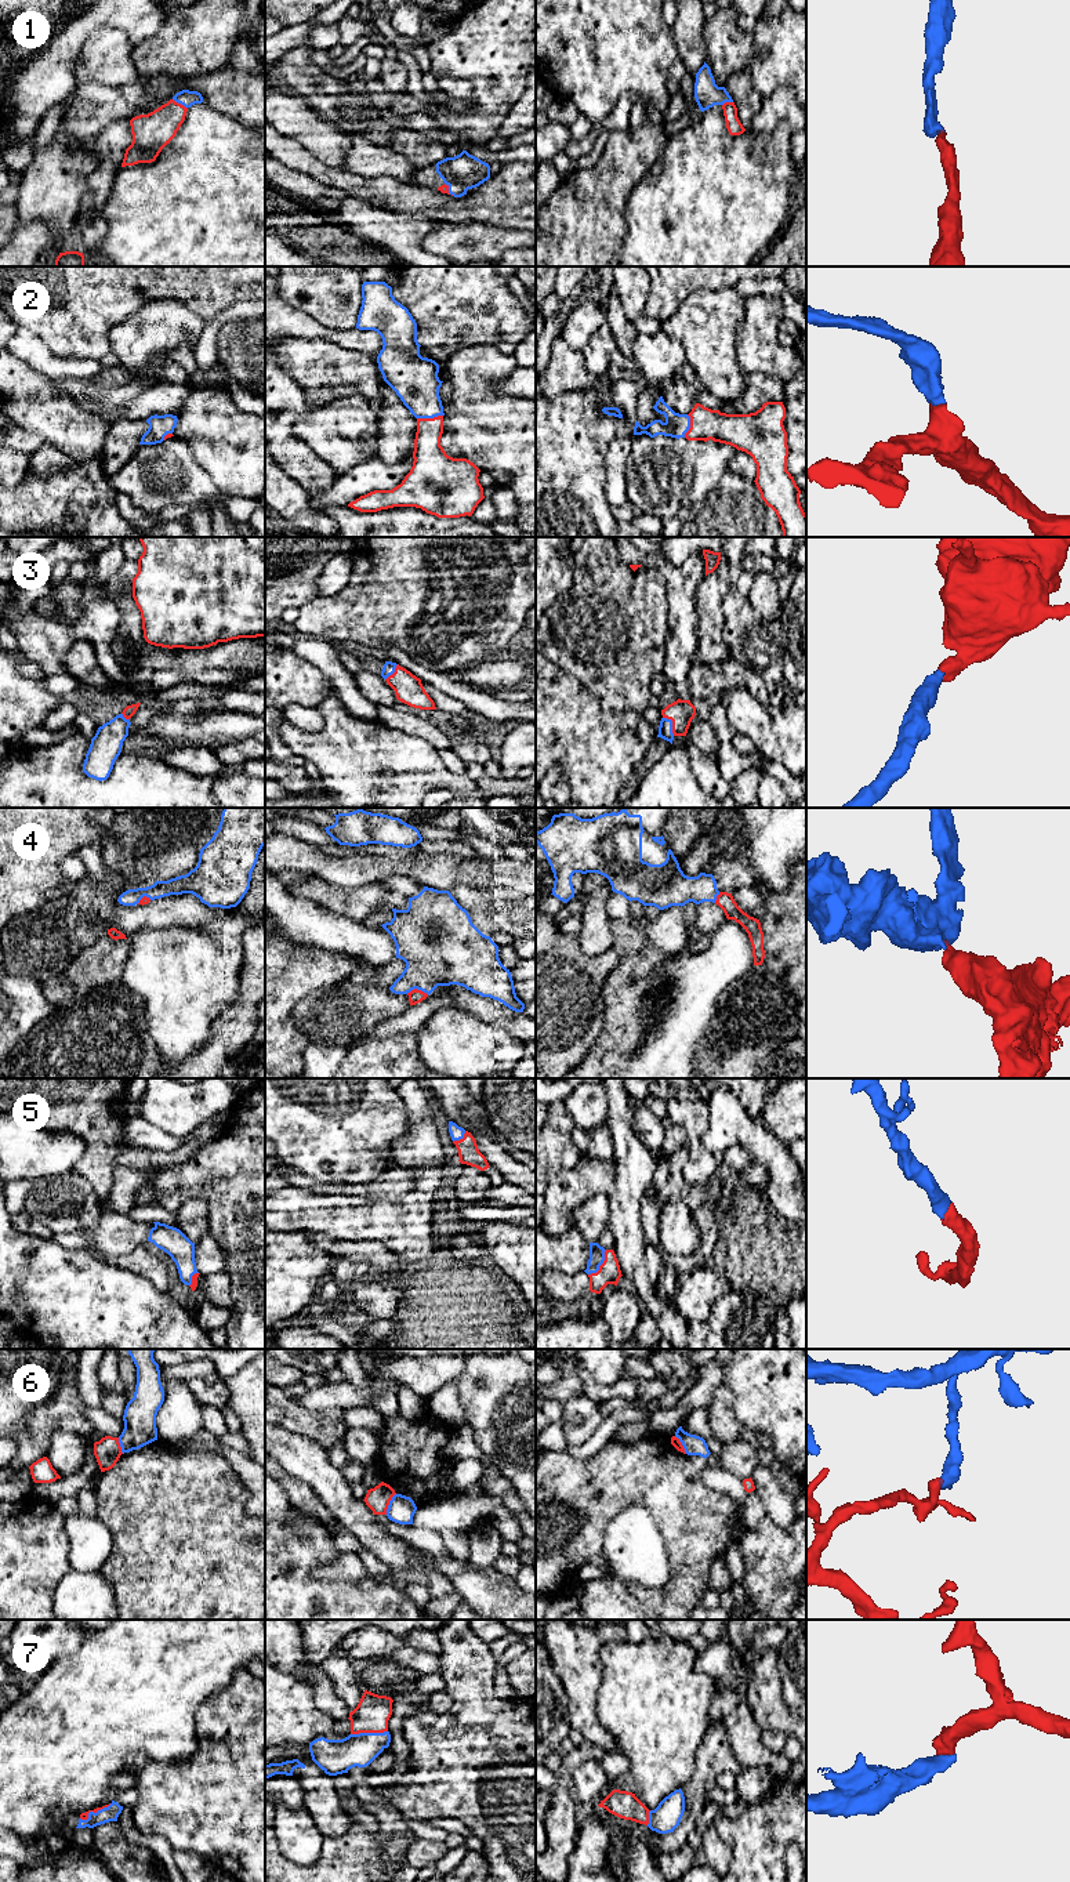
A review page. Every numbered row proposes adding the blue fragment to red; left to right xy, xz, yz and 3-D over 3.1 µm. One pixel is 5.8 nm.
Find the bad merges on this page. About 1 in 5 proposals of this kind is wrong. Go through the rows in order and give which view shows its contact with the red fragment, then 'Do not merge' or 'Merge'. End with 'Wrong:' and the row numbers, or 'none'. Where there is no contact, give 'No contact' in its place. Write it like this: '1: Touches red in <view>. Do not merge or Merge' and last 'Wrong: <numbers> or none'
1: Touches red in xy. Merge
2: Touches red in xz. Merge
3: Touches red in yz. Merge
4: Touches red in xz. Merge
5: Touches red in yz. Merge
6: Touches red in xz. Do not merge
7: Touches red in xz. Merge
Wrong: 6

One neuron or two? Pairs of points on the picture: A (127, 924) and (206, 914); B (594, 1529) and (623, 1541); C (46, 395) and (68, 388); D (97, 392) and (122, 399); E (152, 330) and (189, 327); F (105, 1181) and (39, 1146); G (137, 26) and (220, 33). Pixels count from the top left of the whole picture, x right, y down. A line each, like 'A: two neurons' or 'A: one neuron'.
A: one neuron
B: two neurons
C: two neurons
D: one neuron
E: one neuron
F: two neurons
G: two neurons

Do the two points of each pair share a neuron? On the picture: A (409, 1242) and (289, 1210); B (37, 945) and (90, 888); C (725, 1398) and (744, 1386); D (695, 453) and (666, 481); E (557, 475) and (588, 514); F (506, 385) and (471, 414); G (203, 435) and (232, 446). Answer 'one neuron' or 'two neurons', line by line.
A: one neuron
B: one neuron
C: two neurons
D: one neuron
E: one neuron
F: two neurons
G: one neuron

